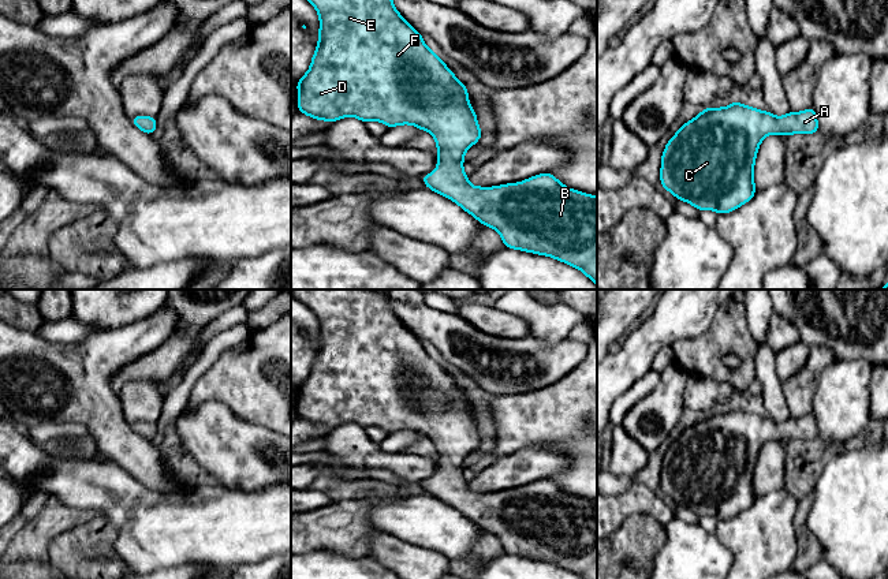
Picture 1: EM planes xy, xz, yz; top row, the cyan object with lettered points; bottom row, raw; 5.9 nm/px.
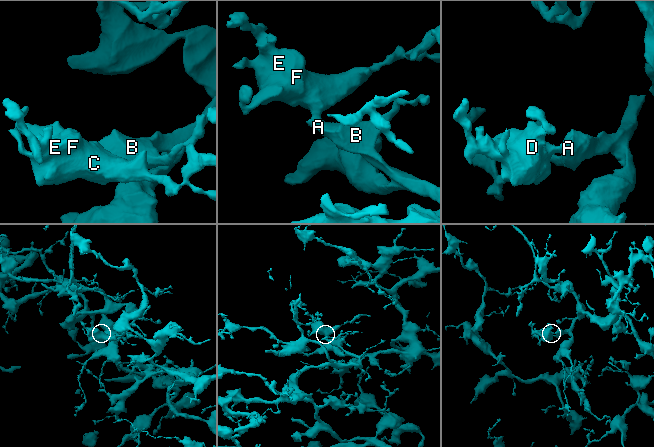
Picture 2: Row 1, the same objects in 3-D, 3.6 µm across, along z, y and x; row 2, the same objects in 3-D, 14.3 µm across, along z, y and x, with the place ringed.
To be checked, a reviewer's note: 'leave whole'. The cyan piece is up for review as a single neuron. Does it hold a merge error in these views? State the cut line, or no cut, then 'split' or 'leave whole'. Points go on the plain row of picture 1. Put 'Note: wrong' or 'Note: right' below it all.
no cut | leave whole
Note: right

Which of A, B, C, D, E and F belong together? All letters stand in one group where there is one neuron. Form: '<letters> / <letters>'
A B C D E F

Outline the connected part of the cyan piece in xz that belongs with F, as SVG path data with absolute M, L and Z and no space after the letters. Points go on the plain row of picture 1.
M292 290L292 296L306 303L314 311L320 322L317 355L313 361L309 377L296 389L296 396L301 400L301 404L296 404L296 412L302 419L327 427L336 427L347 422L354 422L362 427L381 427L388 434L399 430L413 430L419 436L426 436L433 441L439 455L437 474L432 479L422 482L428 494L456 508L463 516L473 520L482 531L495 534L500 539L503 550L510 554L548 561L566 568L583 579L597 579L597 503L566 493L549 478L529 483L521 489L510 489L496 493L475 493L467 488L469 482L464 479L462 472L464 467L464 457L480 447L482 437L478 433L475 416L469 408L466 391L462 391L456 385L454 378L441 367L441 365L425 351L422 341L403 325L392 310L392 298L388 294L380 294L374 290Z

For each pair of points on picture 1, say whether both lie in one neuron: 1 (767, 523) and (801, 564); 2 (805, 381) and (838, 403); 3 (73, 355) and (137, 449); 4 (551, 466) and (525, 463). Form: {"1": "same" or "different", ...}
{"1": "different", "2": "different", "3": "same", "4": "same"}

